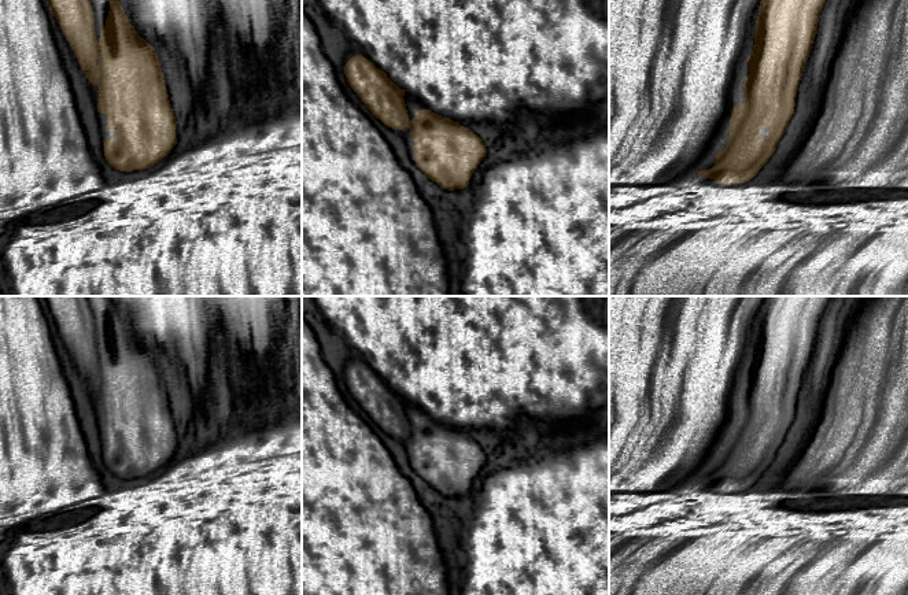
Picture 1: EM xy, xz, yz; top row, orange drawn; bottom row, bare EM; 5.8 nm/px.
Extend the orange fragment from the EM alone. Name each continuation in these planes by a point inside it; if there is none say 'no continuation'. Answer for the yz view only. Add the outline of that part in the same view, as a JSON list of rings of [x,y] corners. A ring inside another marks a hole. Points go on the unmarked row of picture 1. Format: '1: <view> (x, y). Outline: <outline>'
no continuation

